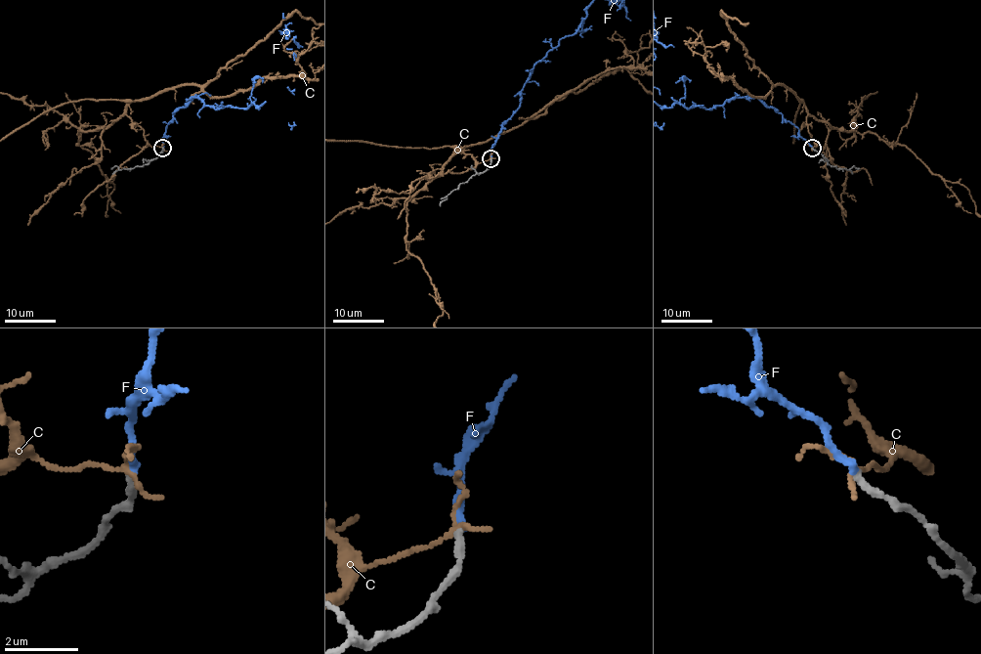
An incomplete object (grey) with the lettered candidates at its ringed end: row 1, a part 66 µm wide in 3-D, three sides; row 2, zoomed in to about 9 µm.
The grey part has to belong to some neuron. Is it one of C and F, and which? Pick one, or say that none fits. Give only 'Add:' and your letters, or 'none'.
Add: F

